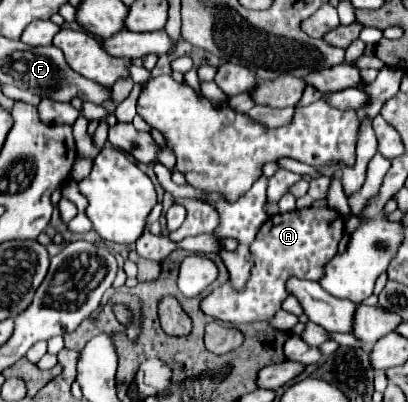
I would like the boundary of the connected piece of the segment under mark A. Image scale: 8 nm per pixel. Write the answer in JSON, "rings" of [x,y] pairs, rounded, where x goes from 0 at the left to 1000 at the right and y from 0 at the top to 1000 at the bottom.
{"rings":[[[760,512],[740,522],[725,517],[716,527],[681,527],[672,537],[657,537],[613,612],[613,642],[623,662],[603,716],[588,726],[559,697],[490,751],[495,776],[554,806],[618,806],[667,796],[672,781],[691,766],[691,751],[706,741],[706,692],[721,687],[735,697],[779,701],[794,687],[794,662],[824,637],[838,577],[843,542],[804,512]]]}

